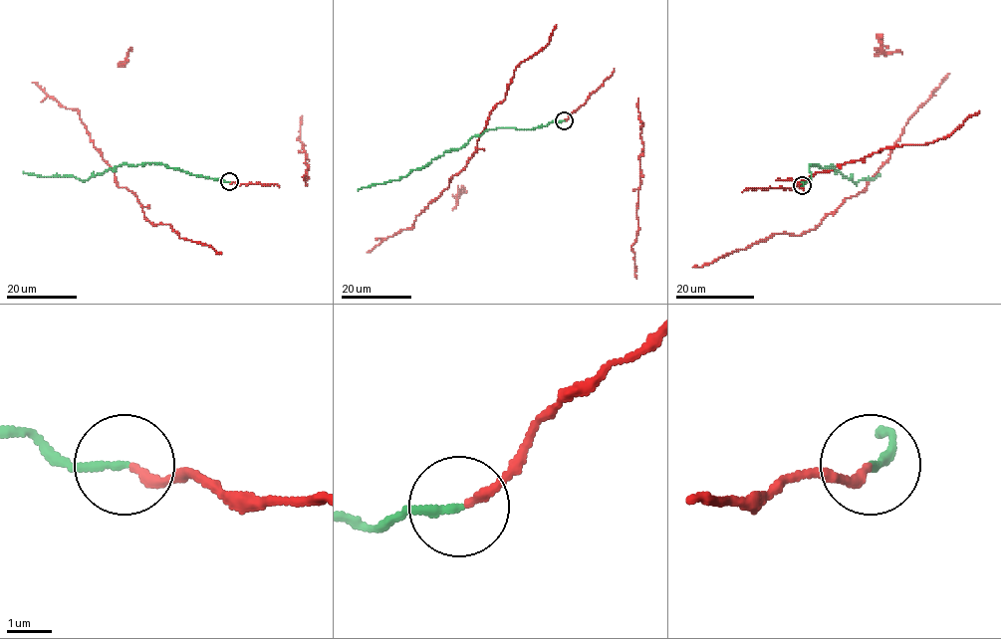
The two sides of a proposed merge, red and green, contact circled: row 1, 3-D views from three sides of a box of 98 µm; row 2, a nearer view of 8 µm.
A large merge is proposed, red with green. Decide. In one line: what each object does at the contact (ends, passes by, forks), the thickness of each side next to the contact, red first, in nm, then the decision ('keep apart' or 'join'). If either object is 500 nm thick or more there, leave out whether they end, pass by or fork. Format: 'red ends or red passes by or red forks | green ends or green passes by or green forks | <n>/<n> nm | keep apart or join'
red ends | green ends | 220/190 nm | join

